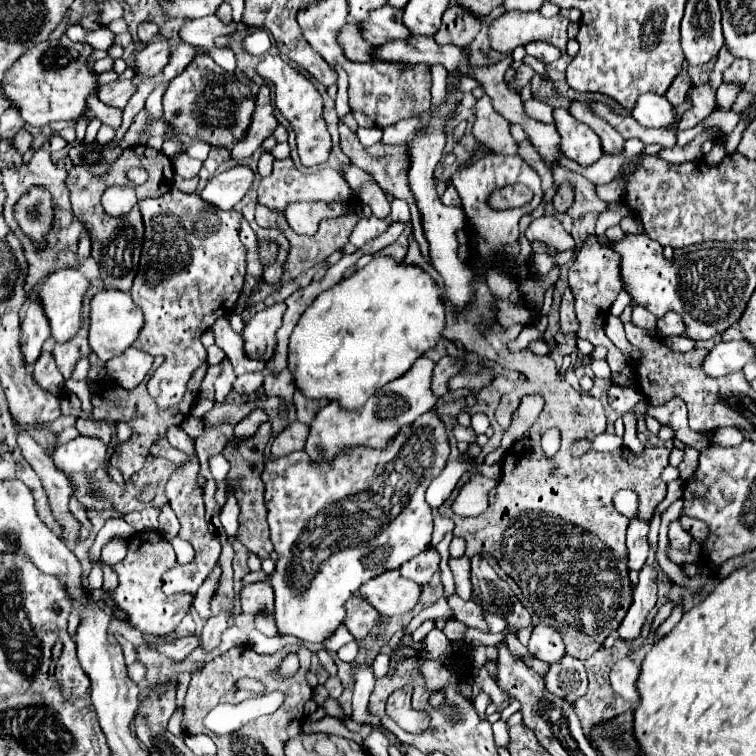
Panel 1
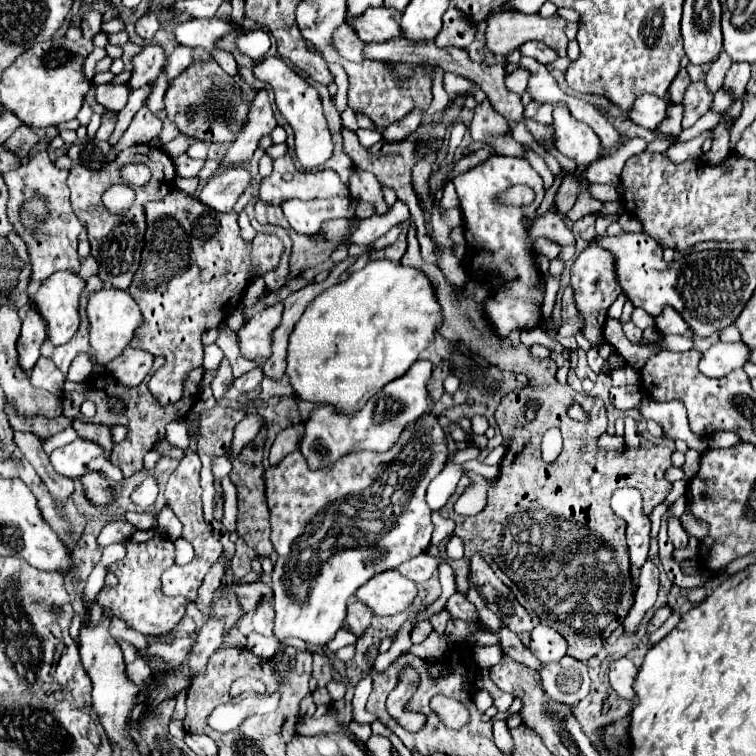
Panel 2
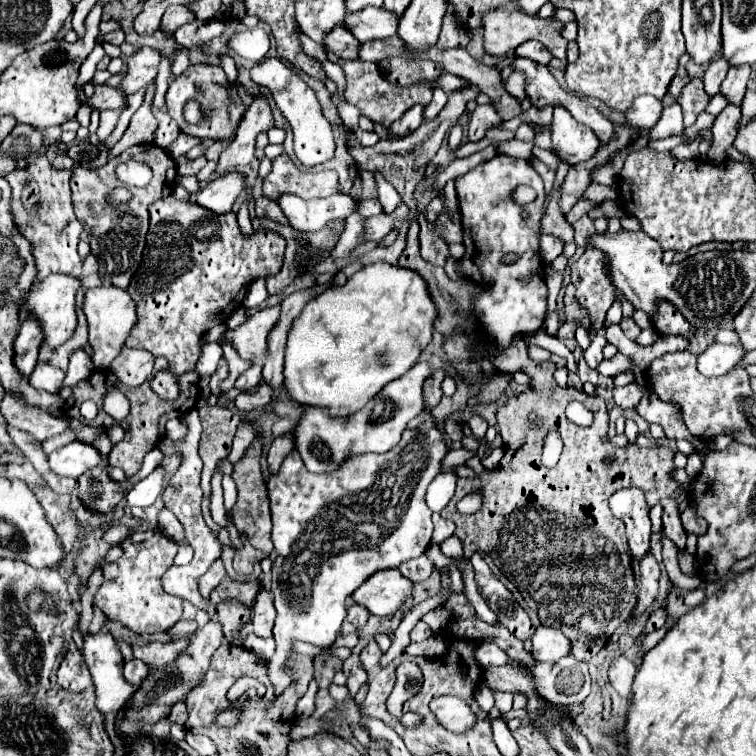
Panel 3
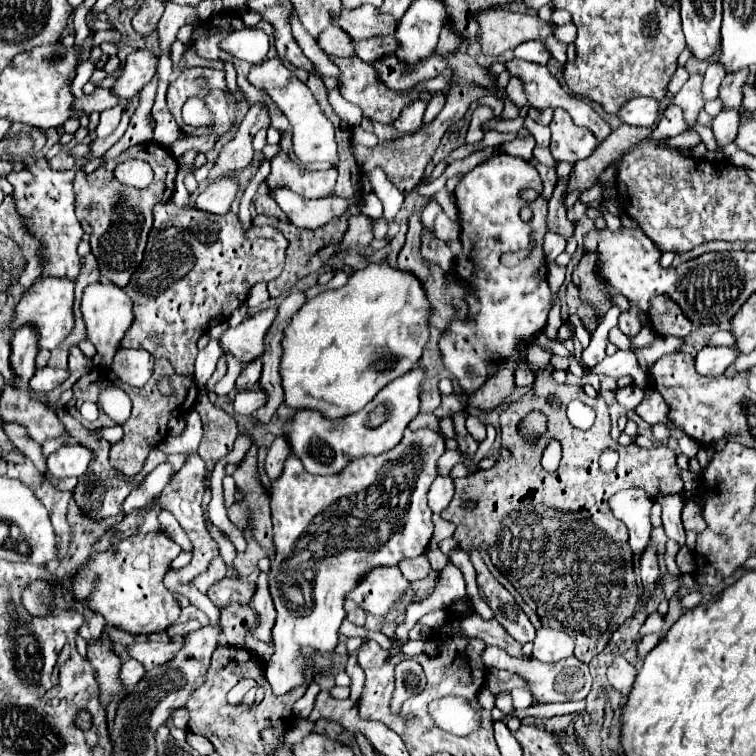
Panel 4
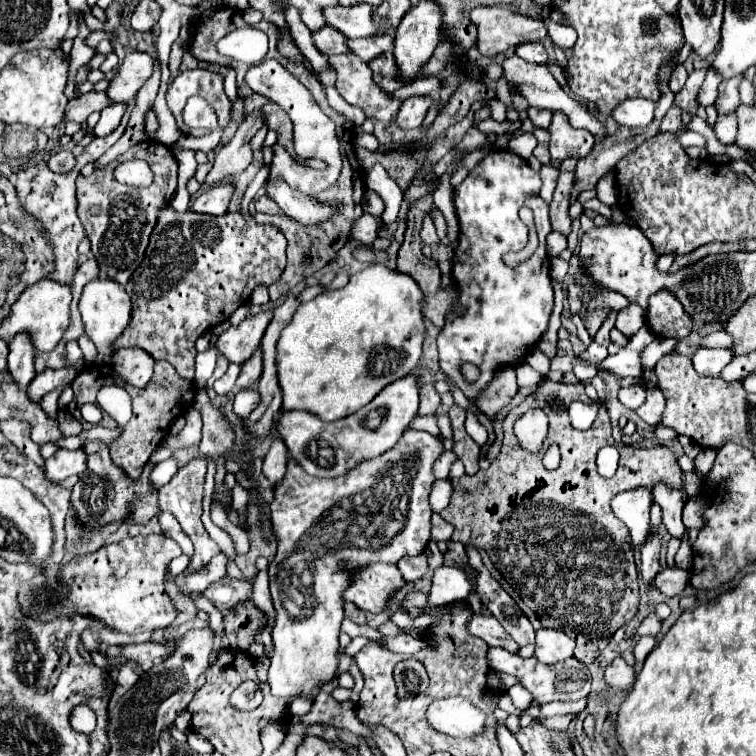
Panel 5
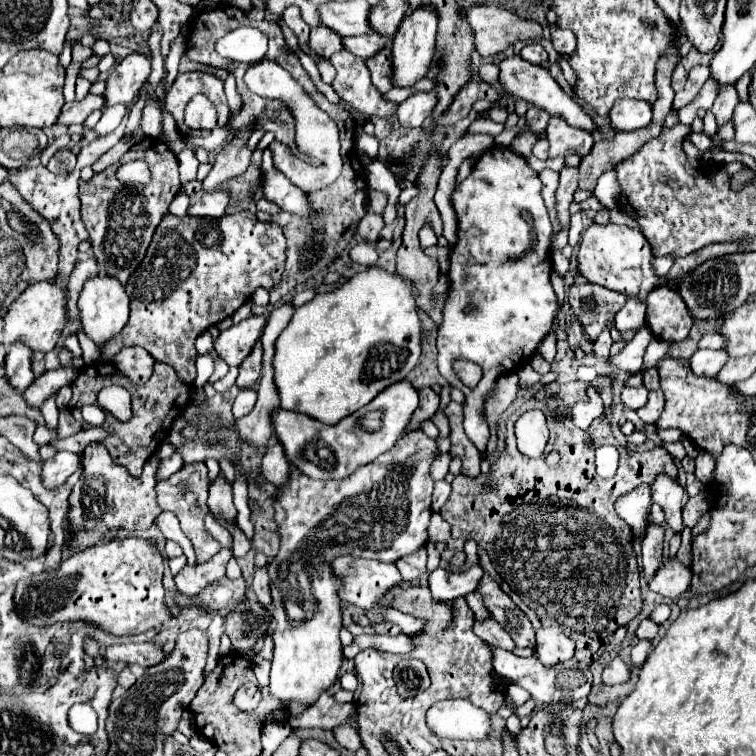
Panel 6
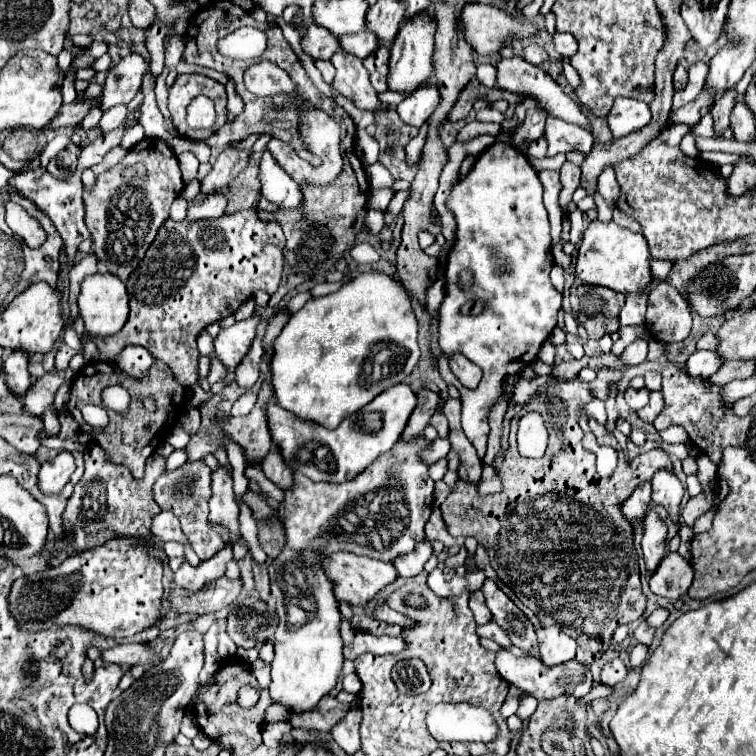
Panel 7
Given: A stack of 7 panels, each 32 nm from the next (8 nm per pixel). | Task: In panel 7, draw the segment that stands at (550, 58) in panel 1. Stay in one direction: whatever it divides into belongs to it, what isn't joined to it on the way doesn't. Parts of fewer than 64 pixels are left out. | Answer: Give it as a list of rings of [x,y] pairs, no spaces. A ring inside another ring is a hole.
[[[530,44],[528,48],[526,48],[526,62],[530,62],[530,64],[534,64],[534,66],[540,66],[540,64],[544,64],[546,60],[548,60],[548,54],[546,54],[546,50],[542,48],[542,46],[538,46],[538,44]]]

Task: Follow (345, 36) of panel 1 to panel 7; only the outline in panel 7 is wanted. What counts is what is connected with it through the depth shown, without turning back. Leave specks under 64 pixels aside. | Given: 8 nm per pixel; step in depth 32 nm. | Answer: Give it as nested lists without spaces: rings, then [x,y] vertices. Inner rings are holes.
[[[312,24],[308,26],[300,46],[312,60],[330,60],[340,44],[336,44],[336,38],[326,28]]]

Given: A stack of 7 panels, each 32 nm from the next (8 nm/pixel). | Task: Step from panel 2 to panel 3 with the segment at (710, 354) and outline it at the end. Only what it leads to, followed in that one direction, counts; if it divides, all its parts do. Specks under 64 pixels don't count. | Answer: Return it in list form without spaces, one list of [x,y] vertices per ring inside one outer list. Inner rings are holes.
[[[710,344],[704,352],[698,354],[698,372],[704,376],[728,374],[742,356],[744,350],[740,344]]]

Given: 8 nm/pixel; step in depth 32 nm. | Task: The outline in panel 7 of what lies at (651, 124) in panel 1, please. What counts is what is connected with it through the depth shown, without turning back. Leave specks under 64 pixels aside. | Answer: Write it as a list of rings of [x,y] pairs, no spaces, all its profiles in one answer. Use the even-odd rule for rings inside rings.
[[[616,98],[606,116],[612,138],[618,140],[634,130],[640,130],[650,120],[650,106],[636,98]]]

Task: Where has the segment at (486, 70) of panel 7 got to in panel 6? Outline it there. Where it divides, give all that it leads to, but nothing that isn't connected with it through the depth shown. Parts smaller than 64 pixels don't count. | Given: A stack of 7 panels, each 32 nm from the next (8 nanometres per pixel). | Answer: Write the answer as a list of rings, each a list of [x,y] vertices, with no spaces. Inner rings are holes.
[[[493,63],[482,64],[478,68],[478,76],[480,80],[486,82],[489,85],[493,85],[498,82],[499,72],[500,70],[498,65]]]

